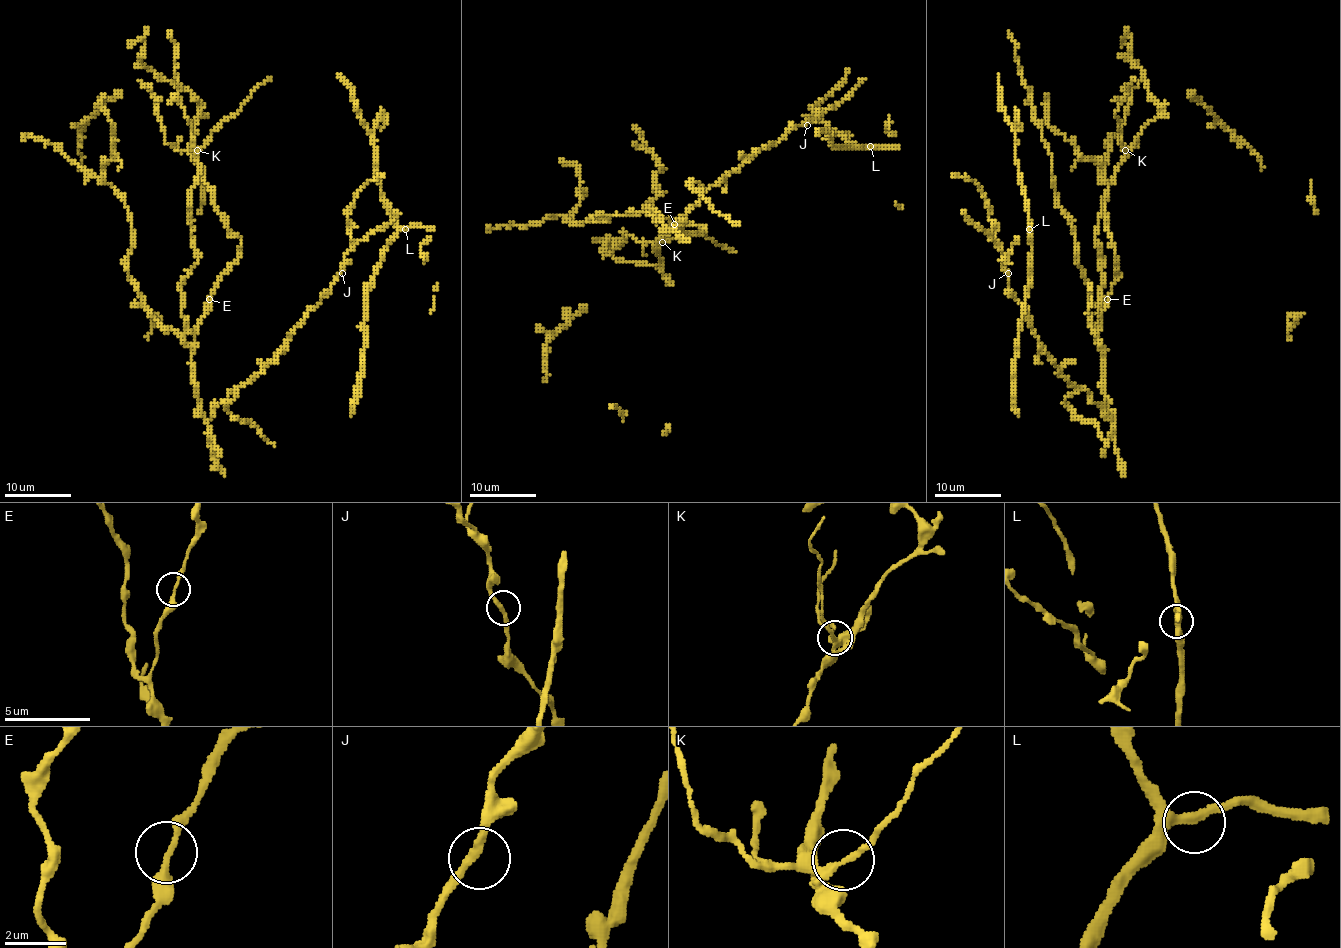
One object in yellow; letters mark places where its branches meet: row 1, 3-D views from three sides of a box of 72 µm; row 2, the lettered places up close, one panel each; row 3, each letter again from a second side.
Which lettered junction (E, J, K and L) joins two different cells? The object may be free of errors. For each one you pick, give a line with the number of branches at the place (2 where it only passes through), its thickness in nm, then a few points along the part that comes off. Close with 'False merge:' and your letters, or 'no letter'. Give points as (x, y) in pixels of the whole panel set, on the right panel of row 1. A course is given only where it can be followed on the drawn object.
K: 2 | 220 nm | (1126, 150), (1121, 145), (1116, 111), (1134, 76)
False merge: K

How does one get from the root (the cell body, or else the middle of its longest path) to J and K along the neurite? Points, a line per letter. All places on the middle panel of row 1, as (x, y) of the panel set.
J: (675, 226), (669, 218), (657, 219), (672, 229), (712, 186), (752, 155), (777, 143), (795, 126), (807, 125)
K: (675, 226), (684, 233), (697, 234), (705, 229), (677, 223), (659, 241), (662, 243)

